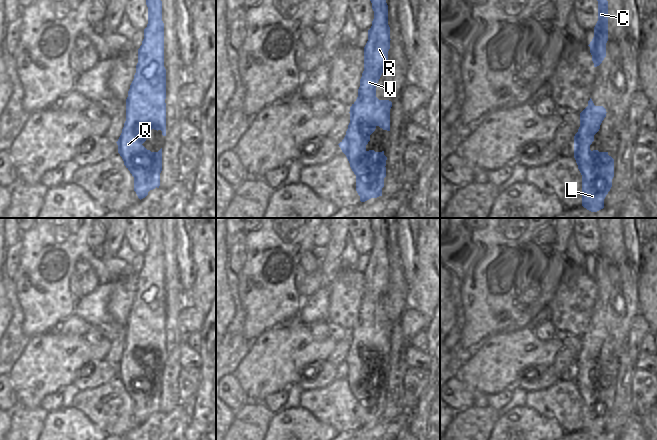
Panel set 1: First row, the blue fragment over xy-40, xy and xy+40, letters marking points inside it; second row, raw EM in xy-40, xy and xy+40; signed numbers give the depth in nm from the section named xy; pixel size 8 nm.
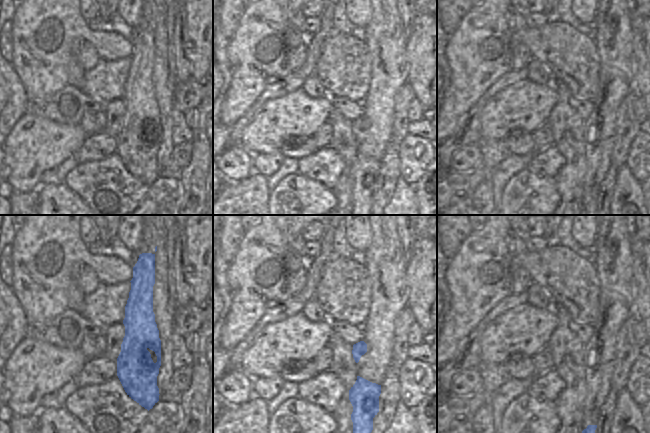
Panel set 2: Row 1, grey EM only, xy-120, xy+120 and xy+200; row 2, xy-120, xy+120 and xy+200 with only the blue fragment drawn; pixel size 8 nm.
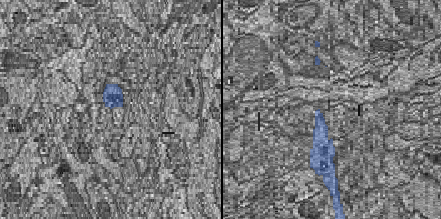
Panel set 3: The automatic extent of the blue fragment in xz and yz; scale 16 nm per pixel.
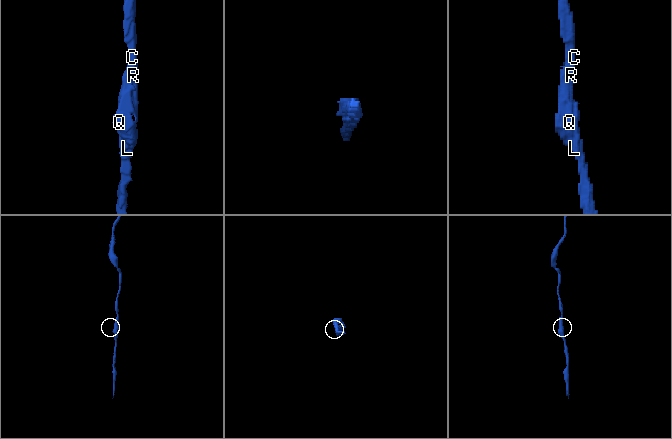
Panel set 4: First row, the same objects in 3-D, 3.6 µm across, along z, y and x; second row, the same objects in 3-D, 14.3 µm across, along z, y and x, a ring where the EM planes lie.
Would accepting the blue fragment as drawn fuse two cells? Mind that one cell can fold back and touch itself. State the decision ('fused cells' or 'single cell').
single cell

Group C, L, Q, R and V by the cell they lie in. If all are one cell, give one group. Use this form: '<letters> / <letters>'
C L Q R V

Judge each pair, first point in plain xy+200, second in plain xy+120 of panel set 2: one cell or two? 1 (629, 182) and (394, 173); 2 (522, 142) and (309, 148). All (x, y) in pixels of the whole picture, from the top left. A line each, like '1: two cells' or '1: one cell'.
1: two cells
2: one cell

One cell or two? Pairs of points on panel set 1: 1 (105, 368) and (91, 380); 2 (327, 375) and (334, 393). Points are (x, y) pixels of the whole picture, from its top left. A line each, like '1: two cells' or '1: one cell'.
1: one cell
2: two cells

